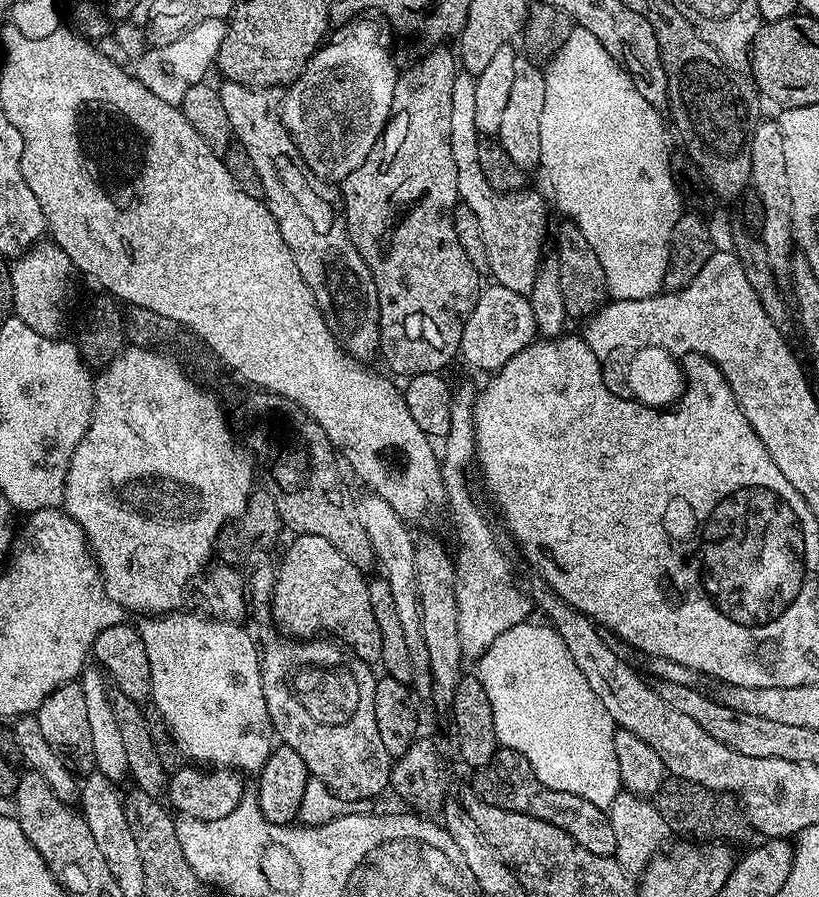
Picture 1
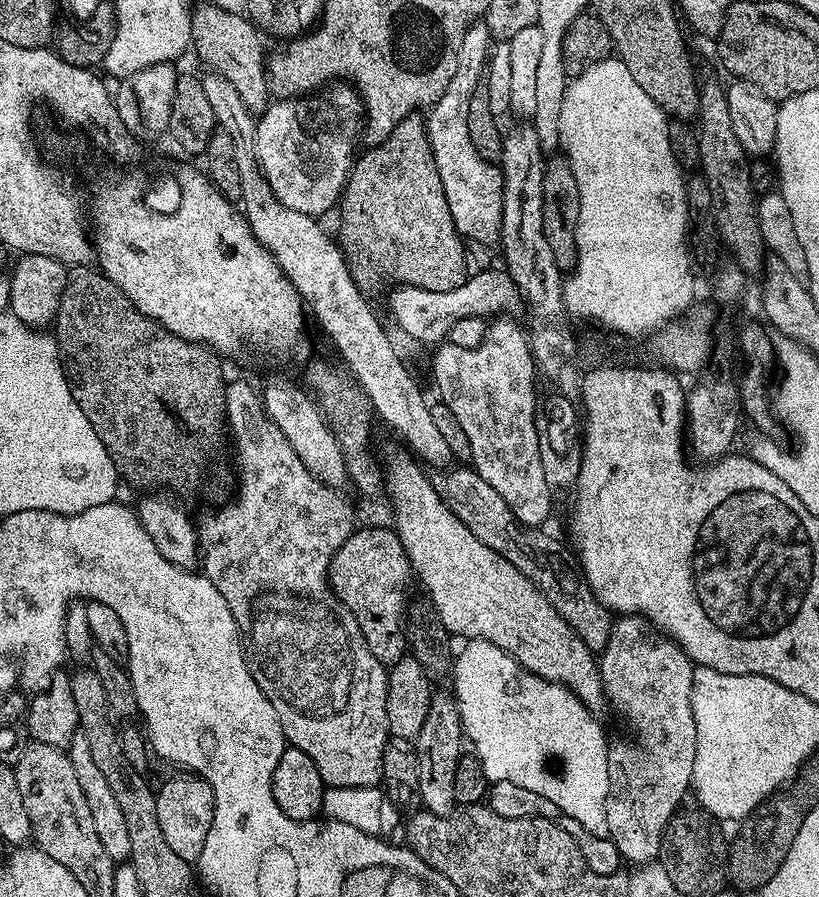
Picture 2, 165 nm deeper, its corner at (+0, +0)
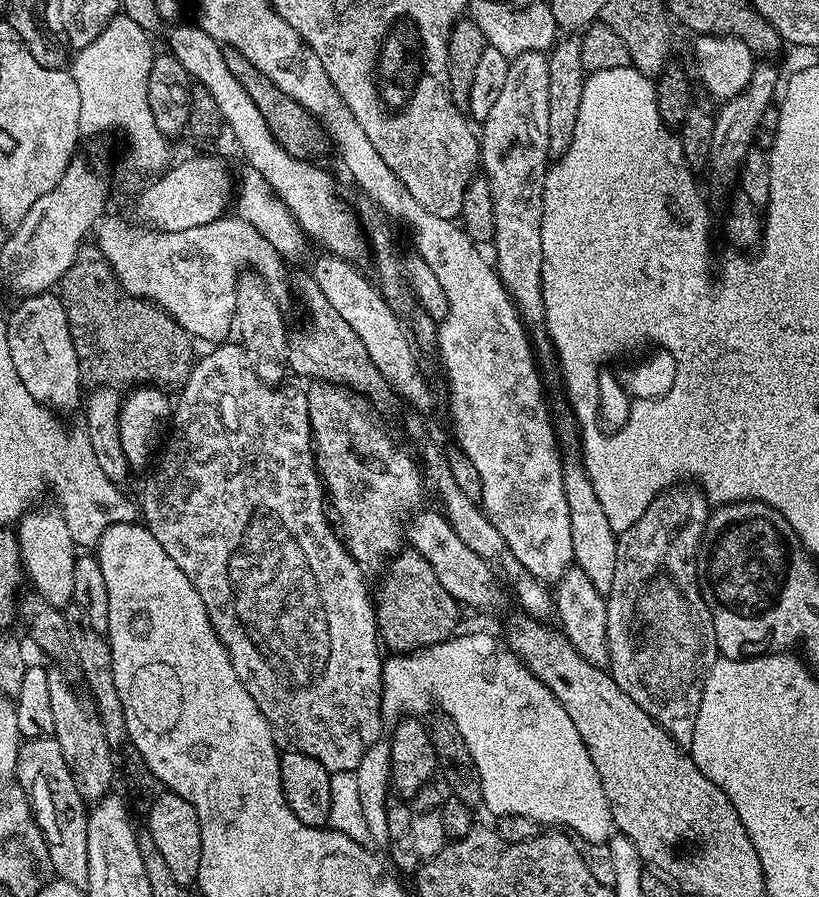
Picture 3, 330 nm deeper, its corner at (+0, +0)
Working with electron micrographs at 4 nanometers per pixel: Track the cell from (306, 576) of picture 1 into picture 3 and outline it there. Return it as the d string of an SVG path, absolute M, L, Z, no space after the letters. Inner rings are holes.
M401 550L387 561L388 573L380 584L380 589L374 592L374 607L376 610L376 630L383 647L392 654L415 654L421 648L429 648L440 644L443 640L450 640L457 635L460 624L462 605L456 600L442 582L438 582L438 574L430 570L430 562L422 558L422 554L411 550Z

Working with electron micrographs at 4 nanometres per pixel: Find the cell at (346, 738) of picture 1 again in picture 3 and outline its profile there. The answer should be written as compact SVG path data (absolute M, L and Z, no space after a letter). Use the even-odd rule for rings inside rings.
M228 342L217 343L213 352L206 353L201 360L199 357L193 363L188 381L179 389L180 397L175 397L170 435L155 461L157 472L147 473L149 476L144 484L144 497L138 500L142 523L150 530L150 534L154 534L154 538L158 538L158 542L162 542L162 550L166 550L166 554L178 562L178 570L182 570L182 574L190 578L194 590L198 590L206 606L206 614L230 654L234 674L238 674L242 686L250 690L250 698L258 702L258 710L262 710L277 741L285 749L318 758L318 762L322 762L328 772L355 772L370 746L381 739L380 731L386 727L386 721L380 714L384 697L384 660L380 656L382 641L376 630L374 600L364 581L366 572L345 548L326 507L324 481L316 468L307 391L300 389L299 392L296 388L267 384L255 372L253 358L242 343L224 343Z

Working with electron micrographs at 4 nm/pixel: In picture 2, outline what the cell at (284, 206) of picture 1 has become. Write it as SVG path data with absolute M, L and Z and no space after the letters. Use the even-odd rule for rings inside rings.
M204 2L201 8L193 7L190 12L192 20L192 43L200 60L211 71L217 72L234 90L238 90L238 98L253 114L263 113L270 103L268 91L268 73L266 71L266 51L260 42L261 33L251 19L244 14L230 14L230 10L222 10L211 2Z

